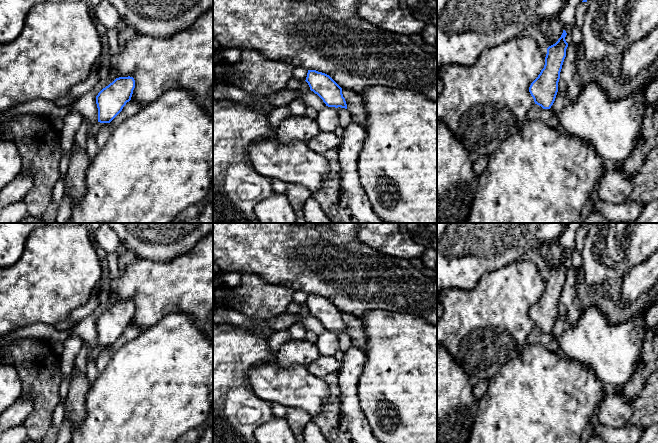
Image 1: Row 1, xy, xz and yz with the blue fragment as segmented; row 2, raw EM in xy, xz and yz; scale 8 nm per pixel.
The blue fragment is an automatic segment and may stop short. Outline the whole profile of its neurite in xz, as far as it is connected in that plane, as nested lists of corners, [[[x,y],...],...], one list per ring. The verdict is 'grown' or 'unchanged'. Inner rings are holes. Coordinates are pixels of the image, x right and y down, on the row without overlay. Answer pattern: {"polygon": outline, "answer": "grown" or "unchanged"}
{"polygon": [[[308,294],[305,305],[310,314],[317,318],[326,330],[347,333],[342,312],[329,299],[316,294]]], "answer": "unchanged"}

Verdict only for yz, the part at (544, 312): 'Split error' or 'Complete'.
Complete

